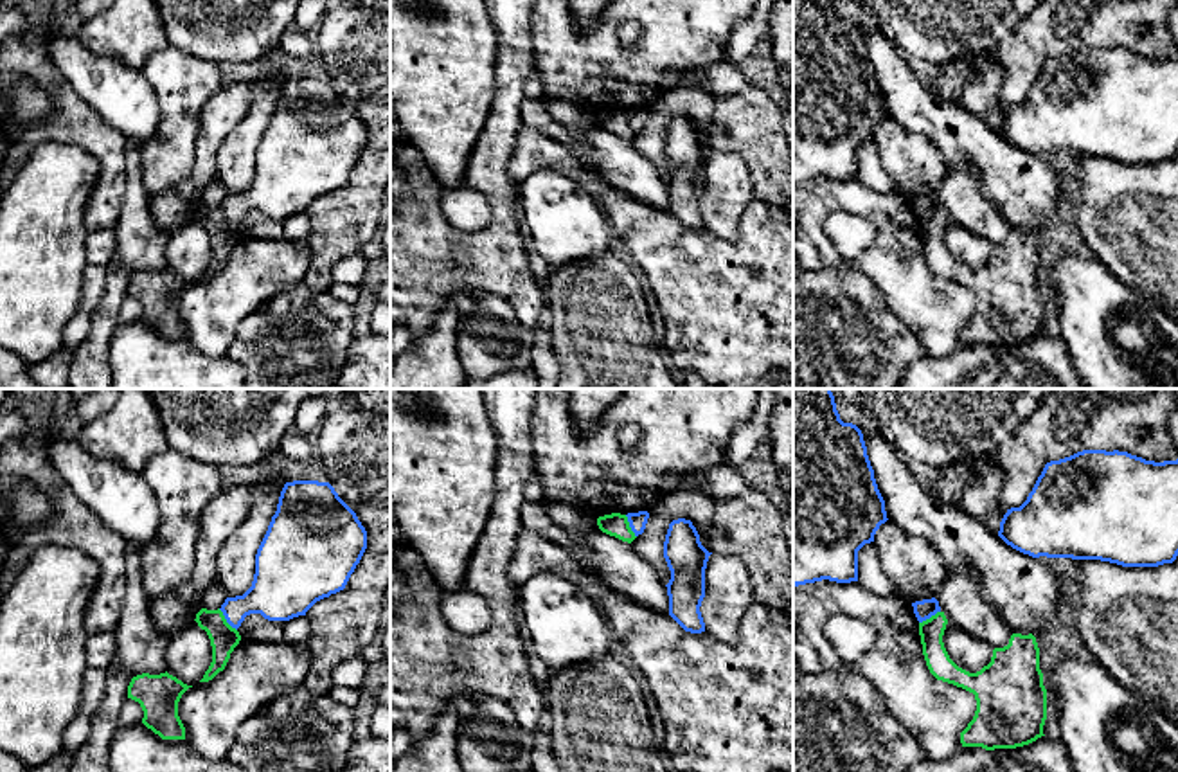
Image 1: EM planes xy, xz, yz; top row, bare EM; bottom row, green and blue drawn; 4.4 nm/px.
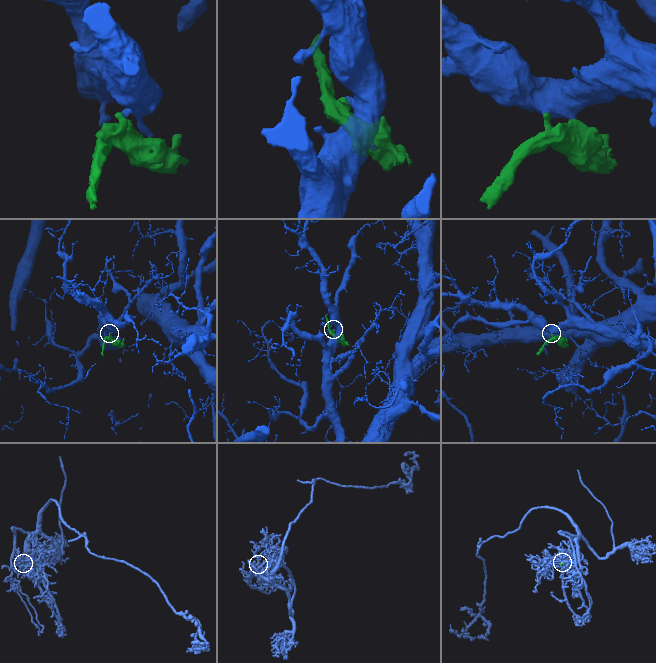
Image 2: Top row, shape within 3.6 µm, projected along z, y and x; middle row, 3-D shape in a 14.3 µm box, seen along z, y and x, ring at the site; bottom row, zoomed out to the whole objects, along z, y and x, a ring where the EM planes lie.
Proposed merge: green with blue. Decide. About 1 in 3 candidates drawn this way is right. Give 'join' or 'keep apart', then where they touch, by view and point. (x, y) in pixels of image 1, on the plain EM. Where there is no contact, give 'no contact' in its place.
keep apart | xy (225, 216)

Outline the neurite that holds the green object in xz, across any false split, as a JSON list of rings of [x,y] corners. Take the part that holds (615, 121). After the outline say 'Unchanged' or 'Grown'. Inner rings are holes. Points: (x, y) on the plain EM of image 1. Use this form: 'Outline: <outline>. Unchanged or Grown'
Outline: [[[611,110],[597,115],[597,122],[602,130],[631,140],[637,133],[629,124],[628,113]]]. Unchanged

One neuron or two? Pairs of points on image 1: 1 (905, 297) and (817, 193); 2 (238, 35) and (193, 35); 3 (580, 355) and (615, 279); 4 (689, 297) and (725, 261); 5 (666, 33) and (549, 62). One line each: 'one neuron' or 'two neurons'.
1: one neuron
2: one neuron
3: one neuron
4: one neuron
5: one neuron

